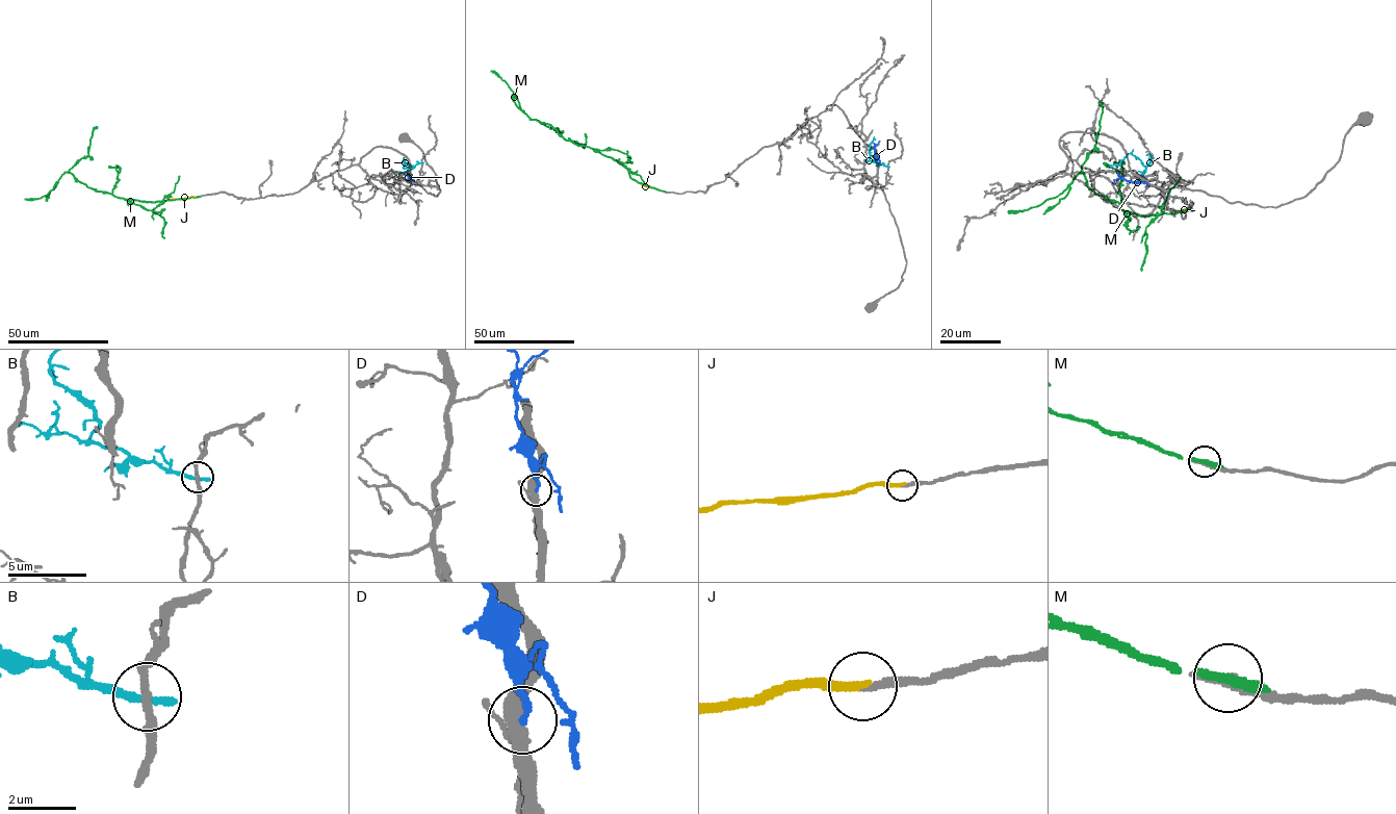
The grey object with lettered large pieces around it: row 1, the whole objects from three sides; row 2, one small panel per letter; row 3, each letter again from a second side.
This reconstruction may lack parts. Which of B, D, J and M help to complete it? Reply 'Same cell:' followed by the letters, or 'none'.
Same cell: J

